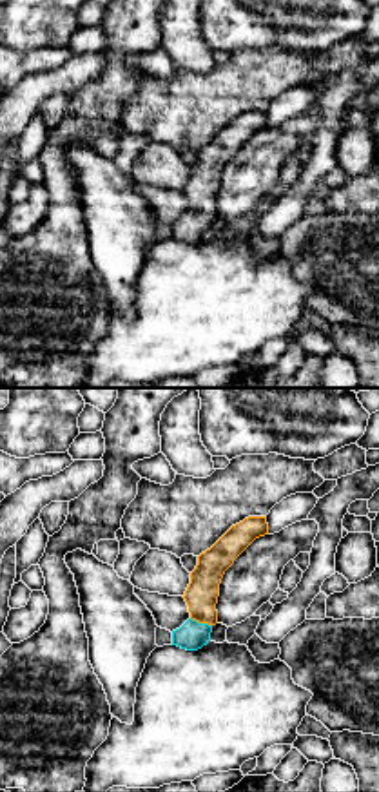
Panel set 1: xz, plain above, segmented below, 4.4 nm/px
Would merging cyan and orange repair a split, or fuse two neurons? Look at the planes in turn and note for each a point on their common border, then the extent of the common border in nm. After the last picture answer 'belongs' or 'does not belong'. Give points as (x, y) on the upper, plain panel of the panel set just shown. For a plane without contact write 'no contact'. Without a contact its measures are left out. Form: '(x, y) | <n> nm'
(202, 218) | 100 nm

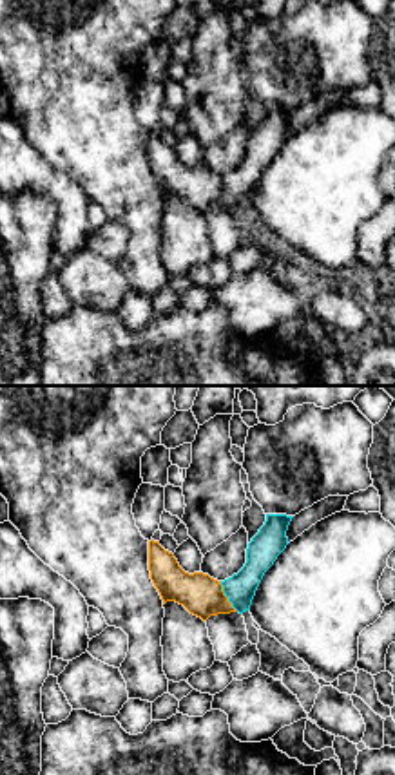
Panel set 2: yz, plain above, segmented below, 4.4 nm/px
(225, 189) | 160 nm

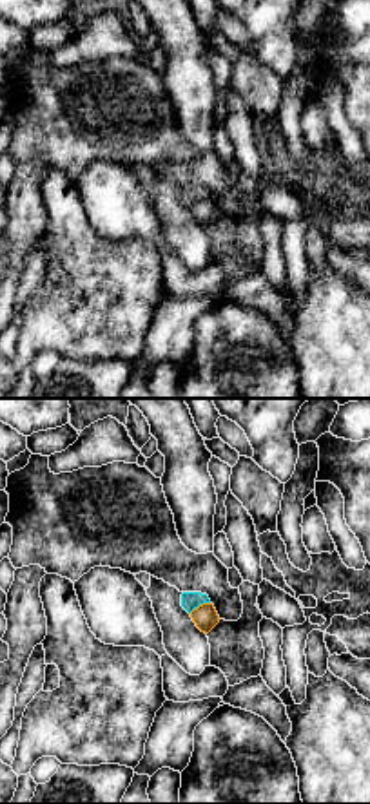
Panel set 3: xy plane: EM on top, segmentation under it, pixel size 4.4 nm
(198, 200) | 110 nm

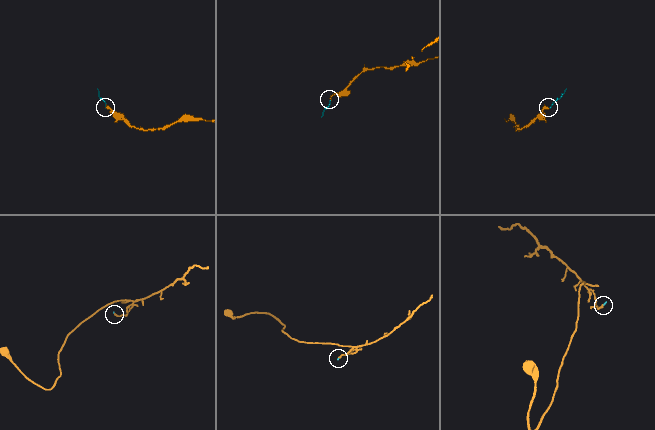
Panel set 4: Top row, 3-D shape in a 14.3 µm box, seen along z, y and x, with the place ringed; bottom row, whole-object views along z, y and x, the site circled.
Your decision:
belongs

